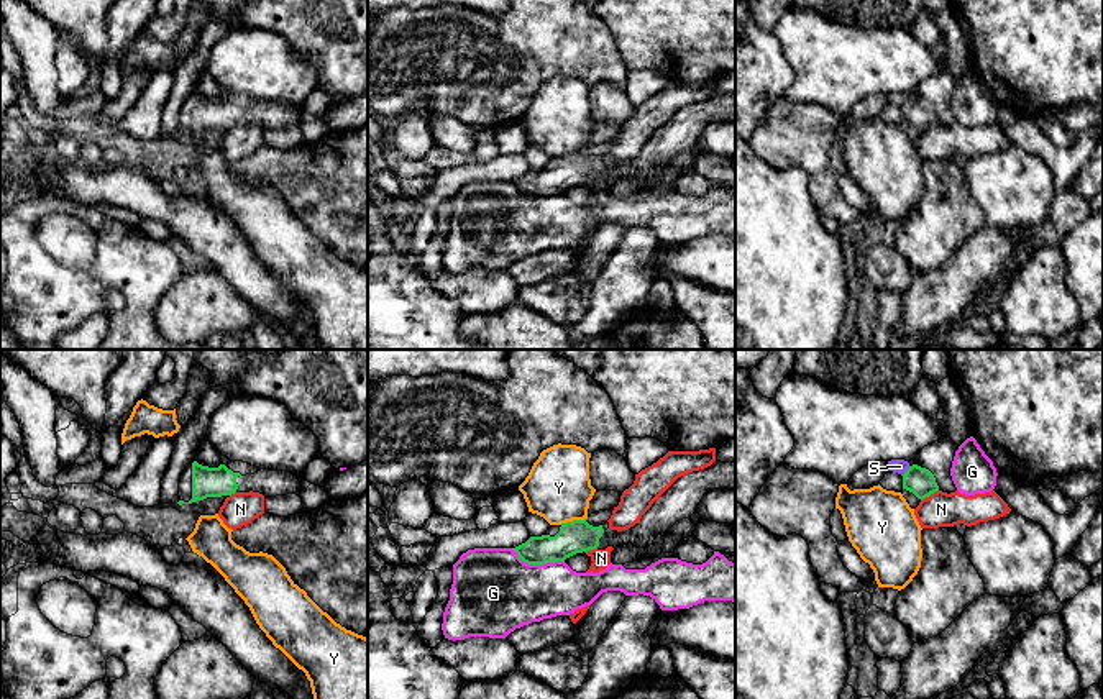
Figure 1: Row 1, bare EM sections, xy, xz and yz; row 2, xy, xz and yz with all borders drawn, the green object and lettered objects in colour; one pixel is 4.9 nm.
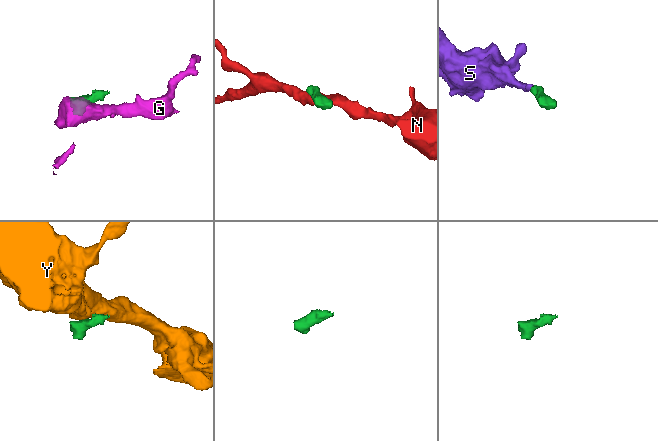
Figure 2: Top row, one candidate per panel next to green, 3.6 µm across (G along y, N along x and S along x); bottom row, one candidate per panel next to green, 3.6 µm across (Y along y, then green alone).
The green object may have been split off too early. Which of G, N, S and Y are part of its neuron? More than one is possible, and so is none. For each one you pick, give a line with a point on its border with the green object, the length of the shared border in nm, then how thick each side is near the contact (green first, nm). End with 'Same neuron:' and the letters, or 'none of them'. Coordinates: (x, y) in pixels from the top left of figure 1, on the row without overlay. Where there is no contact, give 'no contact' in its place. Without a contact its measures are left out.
Same neuron: none of them

